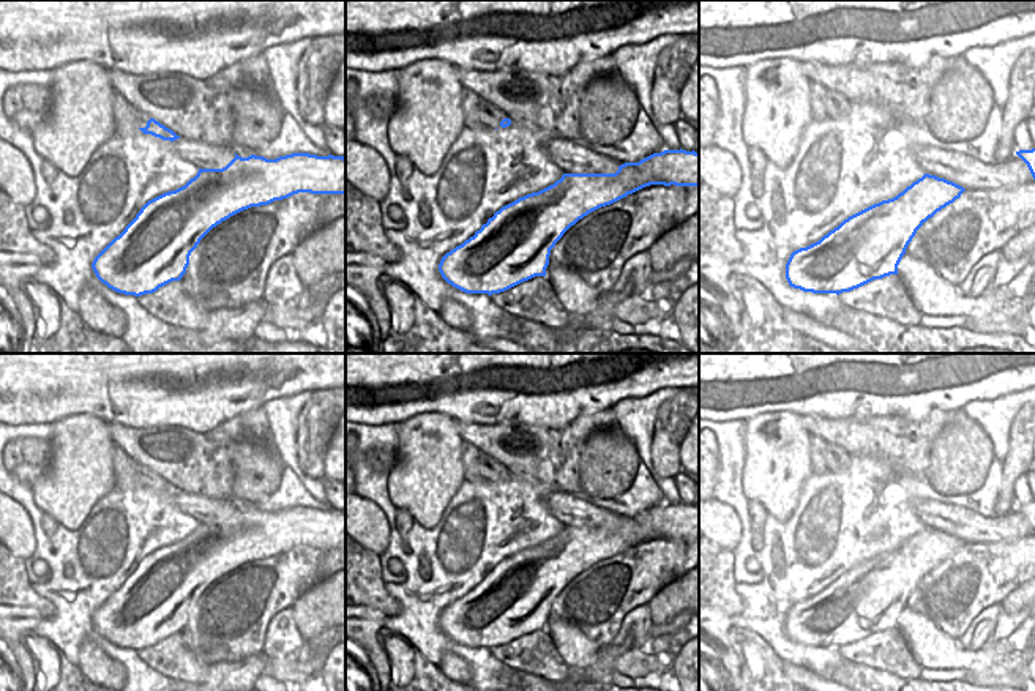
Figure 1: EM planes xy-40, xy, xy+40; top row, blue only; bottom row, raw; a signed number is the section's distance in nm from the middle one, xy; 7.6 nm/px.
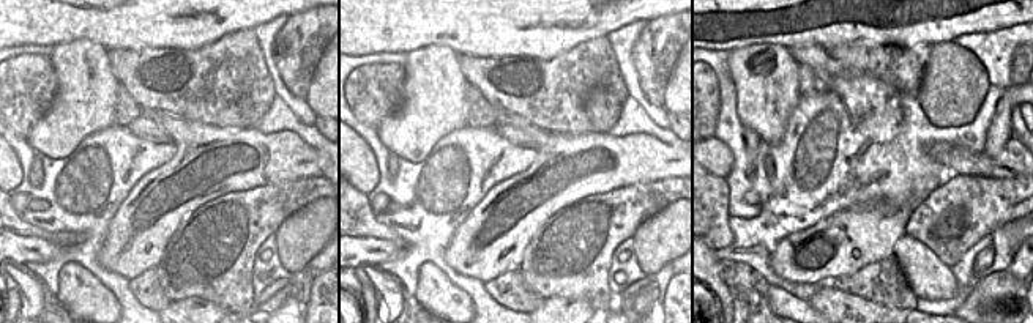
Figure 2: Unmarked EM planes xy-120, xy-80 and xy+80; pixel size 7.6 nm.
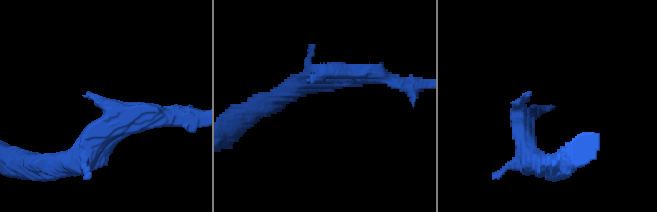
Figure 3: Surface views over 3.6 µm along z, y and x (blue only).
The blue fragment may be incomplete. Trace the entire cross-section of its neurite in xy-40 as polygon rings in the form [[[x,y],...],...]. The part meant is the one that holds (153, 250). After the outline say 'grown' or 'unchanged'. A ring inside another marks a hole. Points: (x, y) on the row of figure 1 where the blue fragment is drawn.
[[[235,153],[235,158],[226,167],[199,169],[197,175],[185,186],[148,200],[125,230],[95,257],[92,268],[103,284],[118,293],[134,297],[153,293],[159,287],[183,278],[191,252],[213,227],[243,210],[268,205],[298,192],[346,194],[346,158],[292,153],[276,159],[267,159],[256,155],[241,158]]] | unchanged

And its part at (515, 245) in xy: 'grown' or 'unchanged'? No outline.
unchanged

